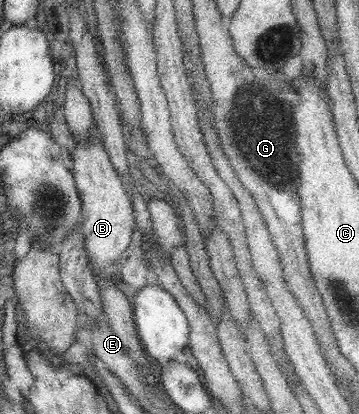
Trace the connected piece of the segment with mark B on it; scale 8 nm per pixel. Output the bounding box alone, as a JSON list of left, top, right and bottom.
[63,82,134,281]

